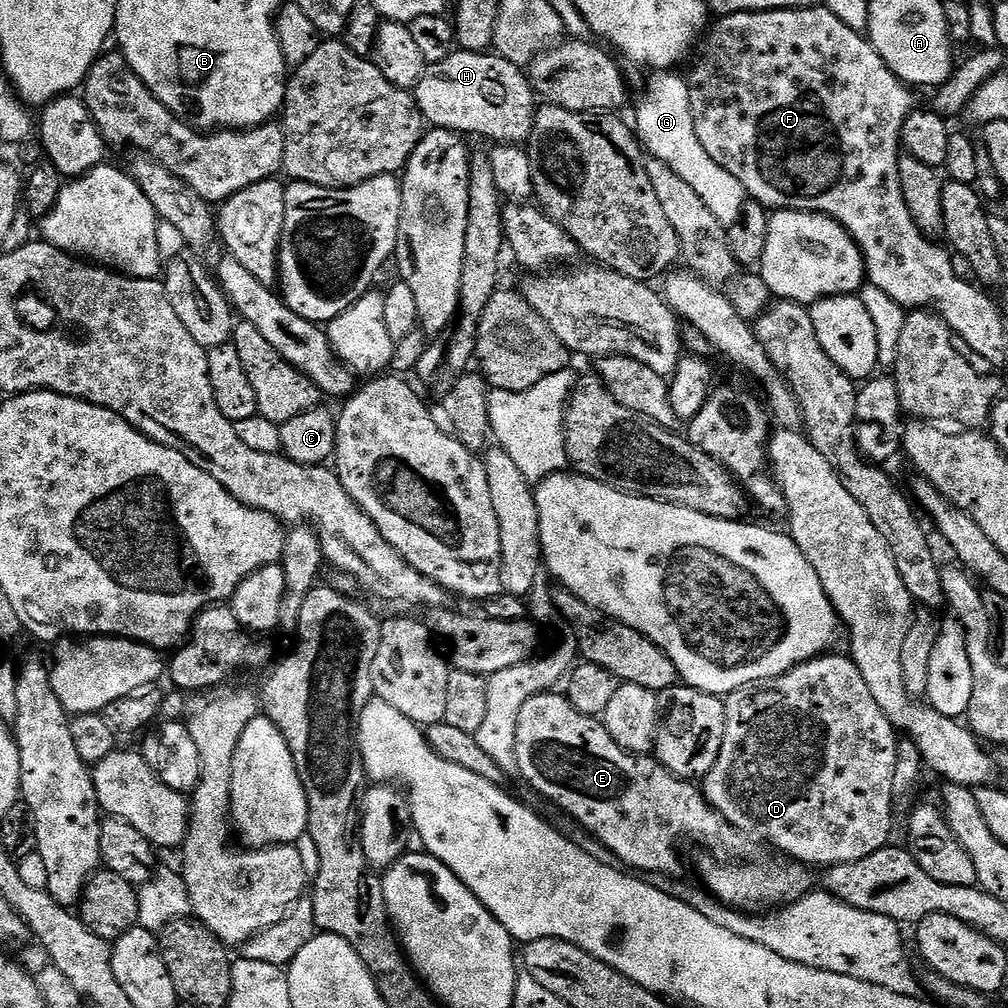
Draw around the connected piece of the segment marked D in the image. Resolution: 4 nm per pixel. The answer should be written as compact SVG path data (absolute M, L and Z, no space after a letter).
M825 654L816 657L815 660L807 660L804 664L796 664L786 674L775 676L769 680L759 680L757 684L747 684L738 690L728 693L724 700L724 709L726 710L726 738L722 738L722 750L718 750L718 762L714 762L714 766L702 778L702 791L704 797L708 799L708 805L714 810L718 810L718 814L722 814L722 818L726 818L726 822L730 822L739 832L745 833L749 837L761 836L762 839L769 840L769 842L780 851L777 853L809 866L817 866L816 864L831 866L834 864L858 862L862 858L870 858L870 854L874 854L878 850L889 847L891 840L888 839L892 836L892 803L897 799L894 794L894 766L898 762L898 733L896 727L892 725L890 718L886 718L886 714L882 714L882 706L878 706L878 702L870 695L870 689L867 688L866 682L862 678L862 670L858 670L858 666L852 661L851 655L832 655L833 654Z

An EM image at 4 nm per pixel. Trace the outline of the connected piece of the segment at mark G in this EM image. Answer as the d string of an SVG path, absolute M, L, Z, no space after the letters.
M656 70L648 80L648 89L640 100L640 109L636 112L634 131L649 157L661 159L678 177L682 178L706 202L706 207L714 214L718 222L727 226L738 222L746 193L742 182L730 174L710 154L702 142L698 142L698 130L694 130L694 114L690 114L690 90L683 75L675 76L672 70Z

